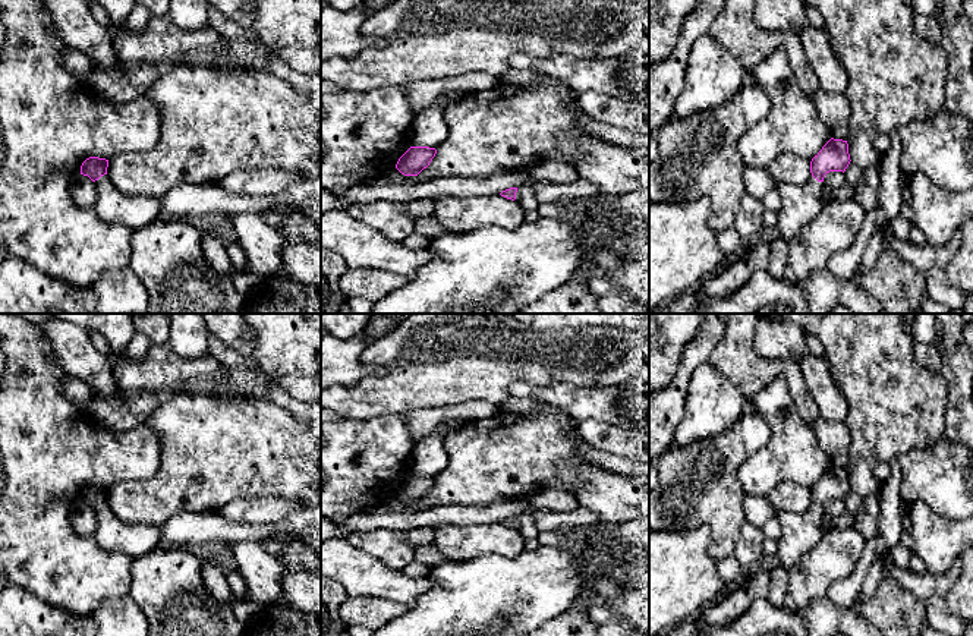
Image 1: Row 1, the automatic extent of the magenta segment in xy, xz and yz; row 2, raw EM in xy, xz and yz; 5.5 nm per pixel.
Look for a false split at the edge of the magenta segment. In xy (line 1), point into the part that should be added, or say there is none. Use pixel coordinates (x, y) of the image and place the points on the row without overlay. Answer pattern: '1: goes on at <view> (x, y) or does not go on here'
1: goes on at xy (113, 534)

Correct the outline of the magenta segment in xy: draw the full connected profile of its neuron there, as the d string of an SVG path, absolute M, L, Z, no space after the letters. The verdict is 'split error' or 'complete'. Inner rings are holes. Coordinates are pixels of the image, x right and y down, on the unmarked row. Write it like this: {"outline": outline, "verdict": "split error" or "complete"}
{"outline": "M89 485L81 494L81 503L88 504L97 514L97 530L92 538L101 548L136 558L163 545L158 526L122 520L108 507L107 495L108 488L98 485Z", "verdict": "split error"}

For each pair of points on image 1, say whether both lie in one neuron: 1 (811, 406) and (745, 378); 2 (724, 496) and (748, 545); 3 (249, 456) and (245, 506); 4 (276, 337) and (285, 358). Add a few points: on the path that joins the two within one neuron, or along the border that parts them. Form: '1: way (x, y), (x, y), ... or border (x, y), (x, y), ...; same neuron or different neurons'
1: way (797, 387), (796, 381), (784, 370), (764, 371); same neuron
2: border (746, 520), (731, 554); different neurons
3: border (279, 496), (238, 497), (219, 510); different neurons
4: way (279, 342), (280, 353); same neuron

